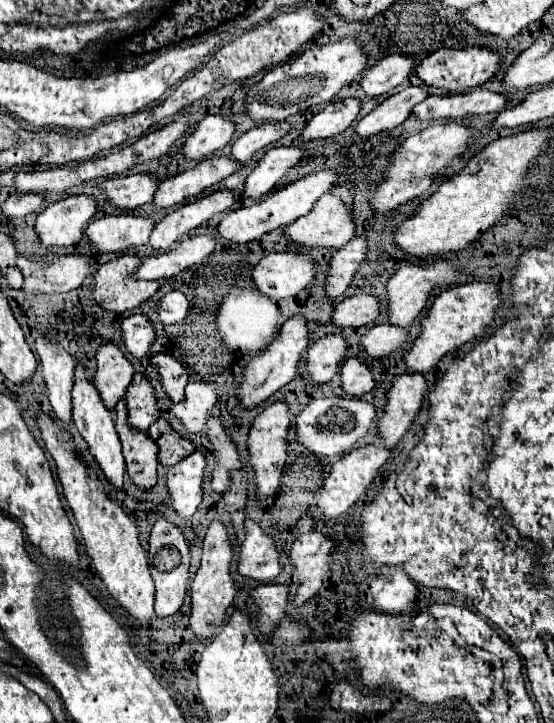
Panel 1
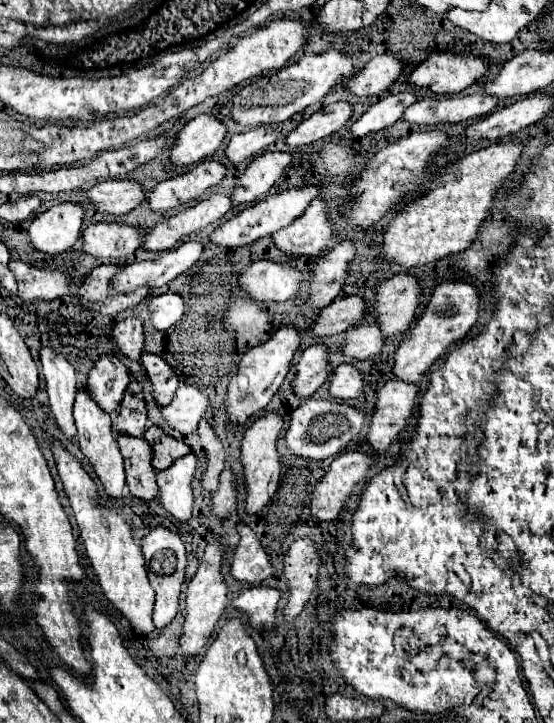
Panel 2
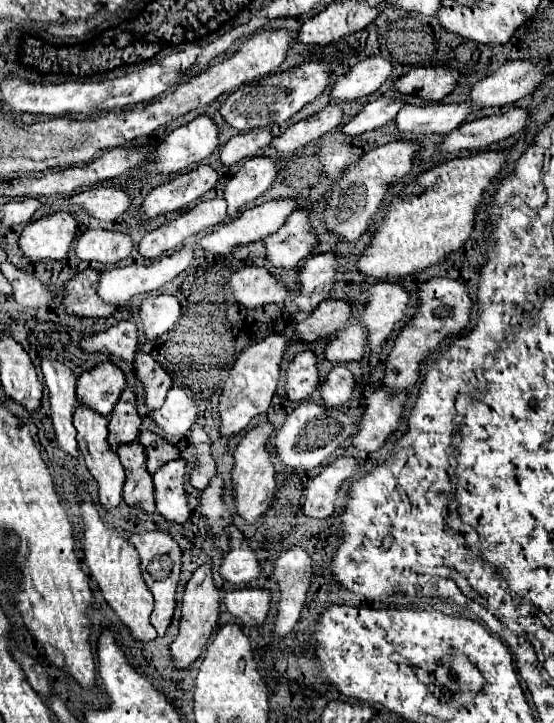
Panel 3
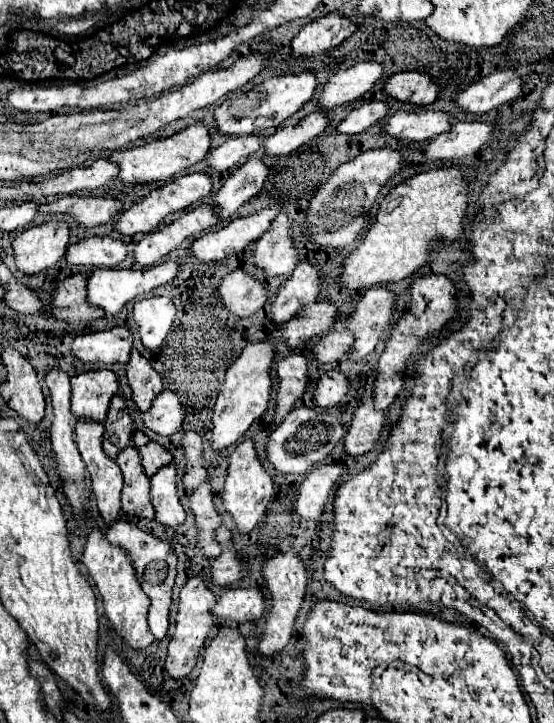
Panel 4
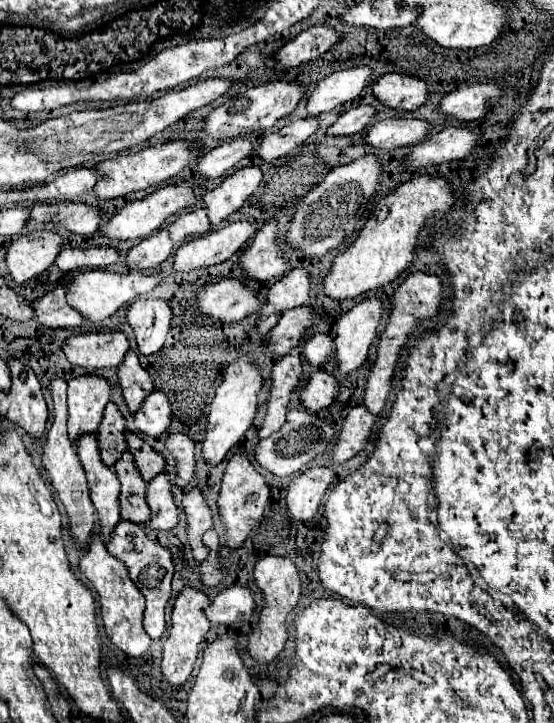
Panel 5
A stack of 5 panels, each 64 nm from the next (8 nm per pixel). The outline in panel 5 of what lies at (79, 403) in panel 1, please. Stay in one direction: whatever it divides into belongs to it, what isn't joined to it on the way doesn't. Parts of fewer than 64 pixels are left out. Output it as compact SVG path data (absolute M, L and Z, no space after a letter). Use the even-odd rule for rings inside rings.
M84 434L78 440L78 458L86 472L90 500L98 512L100 534L104 544L108 544L114 526L120 520L120 504L118 504L118 476L114 470L102 466L98 454L98 442L94 434Z

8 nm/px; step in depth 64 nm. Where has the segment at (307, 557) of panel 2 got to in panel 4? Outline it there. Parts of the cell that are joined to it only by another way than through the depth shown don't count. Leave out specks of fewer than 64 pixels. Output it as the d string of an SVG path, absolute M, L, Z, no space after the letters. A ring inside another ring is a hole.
M286 552L286 554L272 556L262 564L262 578L264 578L264 586L270 592L270 612L266 616L266 626L258 642L258 654L272 656L280 652L292 638L294 620L306 590L306 568L304 568L304 562L294 552Z

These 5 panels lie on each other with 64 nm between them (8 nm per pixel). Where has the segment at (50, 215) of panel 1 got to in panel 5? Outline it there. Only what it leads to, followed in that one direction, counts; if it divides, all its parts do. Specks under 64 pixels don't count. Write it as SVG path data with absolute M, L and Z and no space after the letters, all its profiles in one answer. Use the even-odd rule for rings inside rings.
M32 230L30 234L16 238L6 252L6 268L10 278L22 286L52 266L60 248L62 238L50 230Z

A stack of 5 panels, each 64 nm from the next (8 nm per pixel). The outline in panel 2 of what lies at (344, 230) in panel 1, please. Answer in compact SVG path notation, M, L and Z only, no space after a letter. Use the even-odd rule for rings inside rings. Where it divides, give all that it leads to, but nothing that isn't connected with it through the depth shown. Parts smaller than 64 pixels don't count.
M314 198L310 206L290 226L272 234L274 246L288 256L288 260L318 256L332 240L332 224L328 218L328 206Z

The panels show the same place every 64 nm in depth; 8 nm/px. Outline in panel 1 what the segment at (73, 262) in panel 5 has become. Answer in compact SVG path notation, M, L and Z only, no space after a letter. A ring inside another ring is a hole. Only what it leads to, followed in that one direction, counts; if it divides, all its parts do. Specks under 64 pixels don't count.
M104 216L86 228L86 236L96 254L126 254L136 246L148 244L154 224L148 216Z

